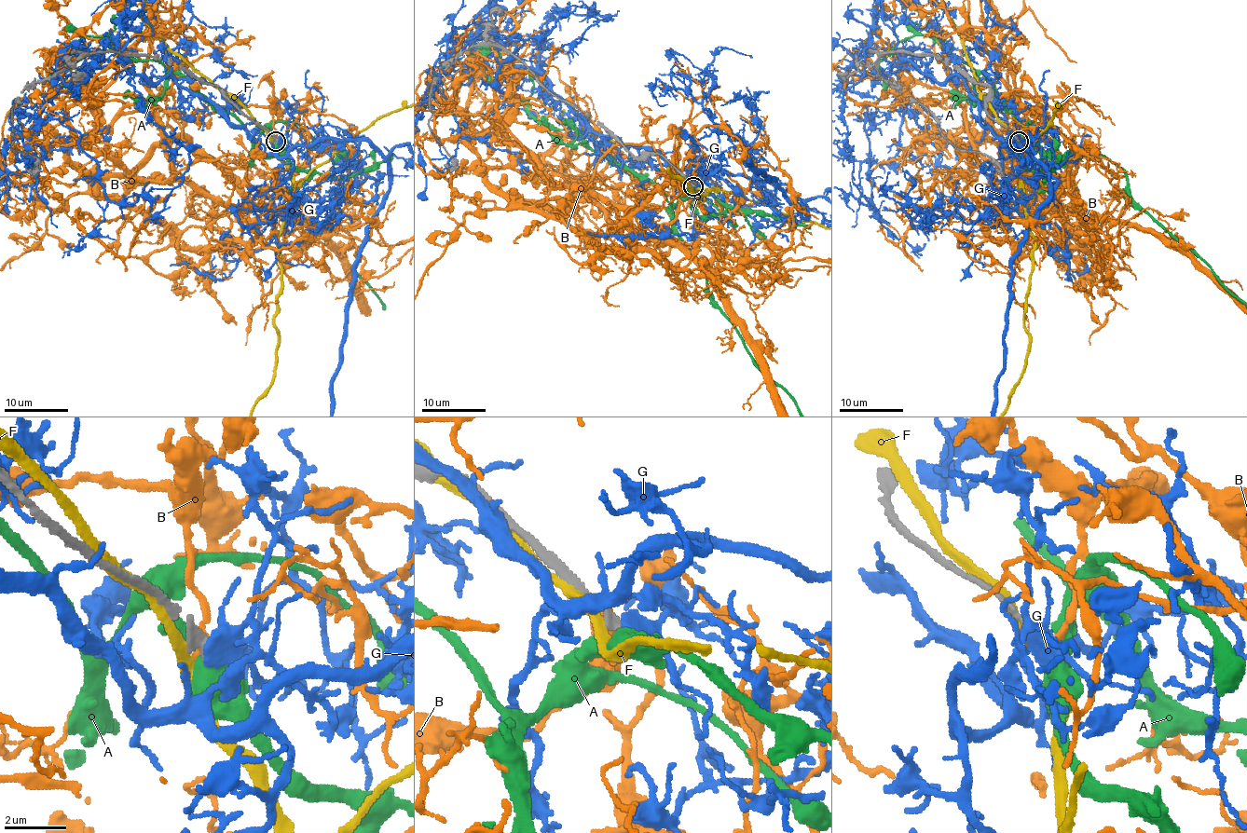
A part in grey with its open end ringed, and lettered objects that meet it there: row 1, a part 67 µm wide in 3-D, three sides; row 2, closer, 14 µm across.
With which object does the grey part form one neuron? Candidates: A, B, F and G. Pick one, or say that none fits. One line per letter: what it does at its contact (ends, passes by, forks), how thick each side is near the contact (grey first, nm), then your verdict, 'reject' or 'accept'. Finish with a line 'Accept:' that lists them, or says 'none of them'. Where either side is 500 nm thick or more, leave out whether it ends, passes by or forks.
A: 280 nm thick on the grey side, 500 nm on the other; reject
B: it passes by; 320 nm thick on the grey side, 180 nm on the other; reject
F: it passes by; 340 nm thick on the grey side, 280 nm on the other; reject
G: it forks there; 320 nm thick on the grey side, 440 nm on the other; reject
Accept: none of them

